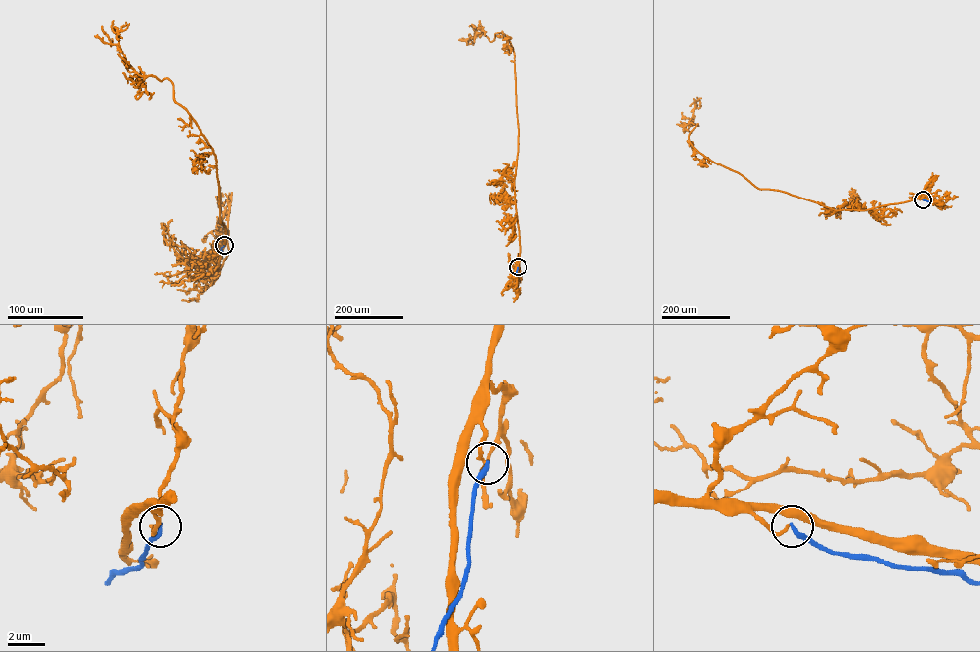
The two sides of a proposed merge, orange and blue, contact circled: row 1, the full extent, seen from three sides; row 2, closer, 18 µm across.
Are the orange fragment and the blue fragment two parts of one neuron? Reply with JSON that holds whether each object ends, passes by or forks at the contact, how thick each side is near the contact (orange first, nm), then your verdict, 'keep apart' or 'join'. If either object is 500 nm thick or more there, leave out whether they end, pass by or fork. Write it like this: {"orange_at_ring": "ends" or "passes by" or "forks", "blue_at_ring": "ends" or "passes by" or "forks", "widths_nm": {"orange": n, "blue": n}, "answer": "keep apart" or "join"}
{"orange_at_ring": "ends", "blue_at_ring": "ends", "widths_nm": {"orange": 180, "blue": 260}, "answer": "keep apart"}

